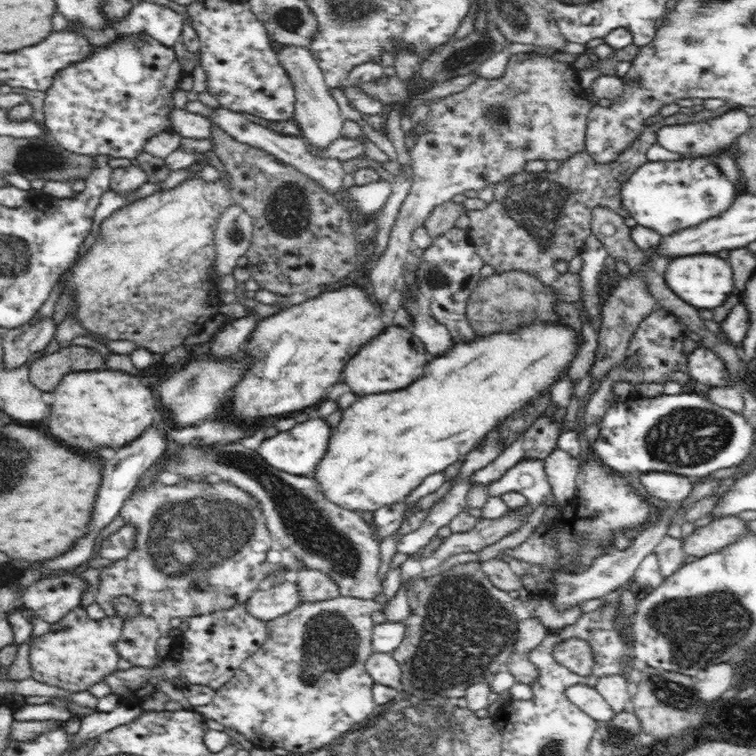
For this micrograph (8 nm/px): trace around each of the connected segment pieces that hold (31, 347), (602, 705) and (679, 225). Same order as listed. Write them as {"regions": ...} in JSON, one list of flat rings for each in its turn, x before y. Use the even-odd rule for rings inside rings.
{"regions":[[[50,316,38,320,35,324,26,323,26,326,5,329,1,333,4,367,9,369,26,364,34,352,48,346,56,329,54,319]],[[574,685,568,687,563,696,567,697,570,704,576,705,583,715,600,725,611,722,616,716,616,712,595,688]],[[709,157,648,161,639,166,627,181,620,190,621,208,636,220,637,225,655,230,662,237,719,217,731,208,739,195,737,187]]]}

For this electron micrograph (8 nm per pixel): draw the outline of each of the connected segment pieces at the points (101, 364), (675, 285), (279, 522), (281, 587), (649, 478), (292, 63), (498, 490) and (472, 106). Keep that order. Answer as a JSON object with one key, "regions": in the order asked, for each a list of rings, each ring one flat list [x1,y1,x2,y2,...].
{"regions":[[[71,345,38,357,29,366,29,379,37,390,53,394,54,388,59,386,60,380,68,372,102,369,106,369,106,363,101,353,93,348]],[[714,254,676,258,666,270,666,282,682,300,694,305,697,309,711,310,724,304,726,298,730,296,730,292,734,290,730,264,727,260,722,260]],[[221,442,214,447,184,447,172,460,166,458,165,452,162,457,154,464,162,464,164,468,159,468,160,472,174,471,185,479,219,474,244,490,260,505,268,531,276,536,274,541,289,550,305,568,332,577,342,596,374,600,382,594,382,585,376,575,380,568,380,547,370,529,369,518,330,501,314,478,277,471,258,453,239,442]],[[289,581,274,584,269,590,258,589,246,601,250,613,266,622,294,610,300,602,302,595,298,583]],[[672,473,640,474,638,480,648,494,671,505,683,501,693,489,692,480,689,477]],[[284,45,278,52,277,58,294,85,294,119,301,131,301,136,317,152,326,152,341,137,340,132,342,132,345,119,342,118,338,103,330,93,323,70,316,62,314,54,306,47]],[[541,459,518,462,508,472,505,472,500,480,491,482,487,486,488,496,500,497,506,492,522,493,534,508,547,504,548,507,554,506,560,512,564,506,558,506,544,467,545,462]],[[516,53,508,59,502,77,496,80,474,78,463,91,432,103,424,120,426,130,415,139,414,146,409,150,414,173,410,193,399,208,385,251,368,272,372,296,376,297,376,301,386,304,388,296,400,290,398,284,402,282,404,258,413,247,411,234,425,222,436,206,450,201,456,194,480,191,502,183,508,177,522,173,528,162,550,159,565,161,573,154,584,151,587,114,593,109,586,99,587,92,580,85,579,74,573,65,557,59,541,58,540,55]]]}

